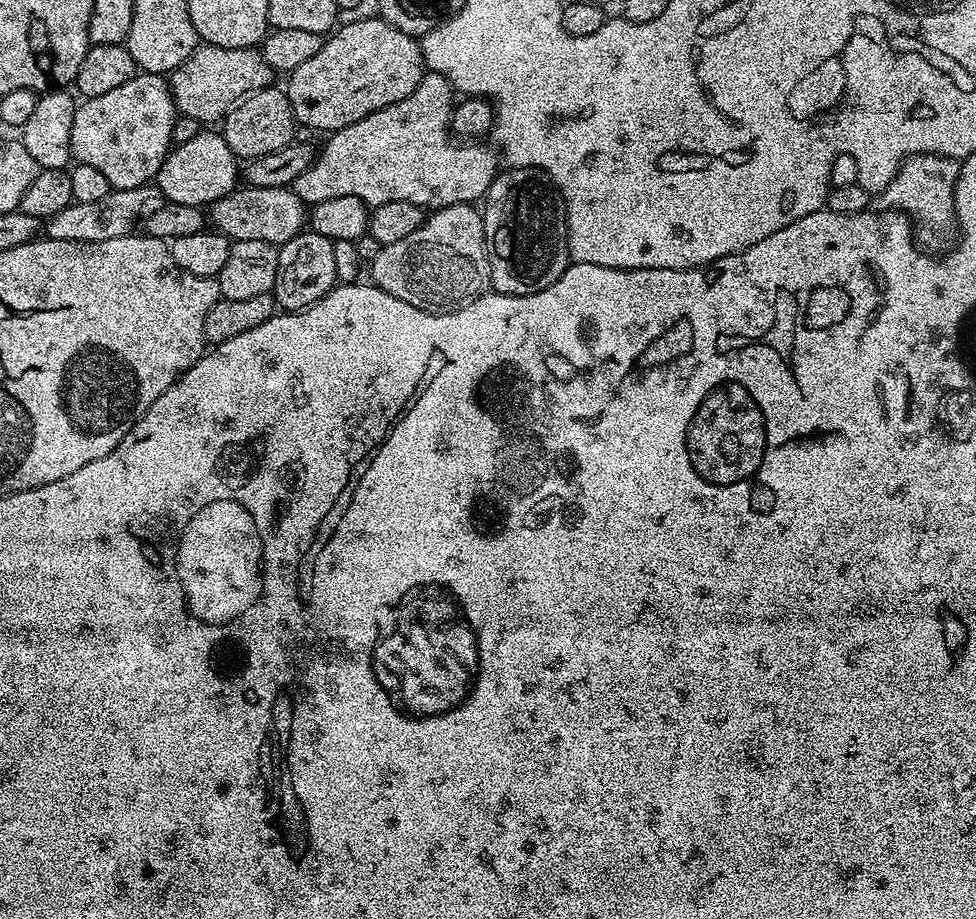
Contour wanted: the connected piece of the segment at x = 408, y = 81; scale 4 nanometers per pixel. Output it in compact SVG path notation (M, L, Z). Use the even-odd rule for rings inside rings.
M379 18L359 20L340 24L325 39L322 50L318 50L314 58L302 62L298 70L291 72L287 77L286 91L297 125L305 124L314 128L317 133L331 134L366 118L366 114L374 114L374 110L382 110L394 102L402 102L406 94L414 94L414 86L422 82L425 71L424 55L417 37L402 34L402 30Z

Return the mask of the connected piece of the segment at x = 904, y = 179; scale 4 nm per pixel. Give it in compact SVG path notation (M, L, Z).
M929 152L921 156L910 156L901 164L898 174L894 174L892 181L879 192L879 207L904 213L912 221L918 233L919 243L925 249L947 249L953 243L954 233L958 228L954 190L959 173L960 161L949 156L935 156Z

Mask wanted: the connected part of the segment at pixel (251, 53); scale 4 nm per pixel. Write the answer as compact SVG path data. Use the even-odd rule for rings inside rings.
M201 43L190 54L190 58L182 62L182 66L170 73L172 101L176 103L179 115L201 122L220 122L251 92L269 87L273 83L272 79L273 70L262 58L259 47L223 48Z

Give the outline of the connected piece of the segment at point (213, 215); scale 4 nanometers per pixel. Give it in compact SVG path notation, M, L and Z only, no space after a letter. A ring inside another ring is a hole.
M240 186L213 202L210 206L210 224L215 231L221 232L232 242L249 240L279 246L290 242L290 238L294 238L299 232L305 231L306 205L297 198L291 187Z

